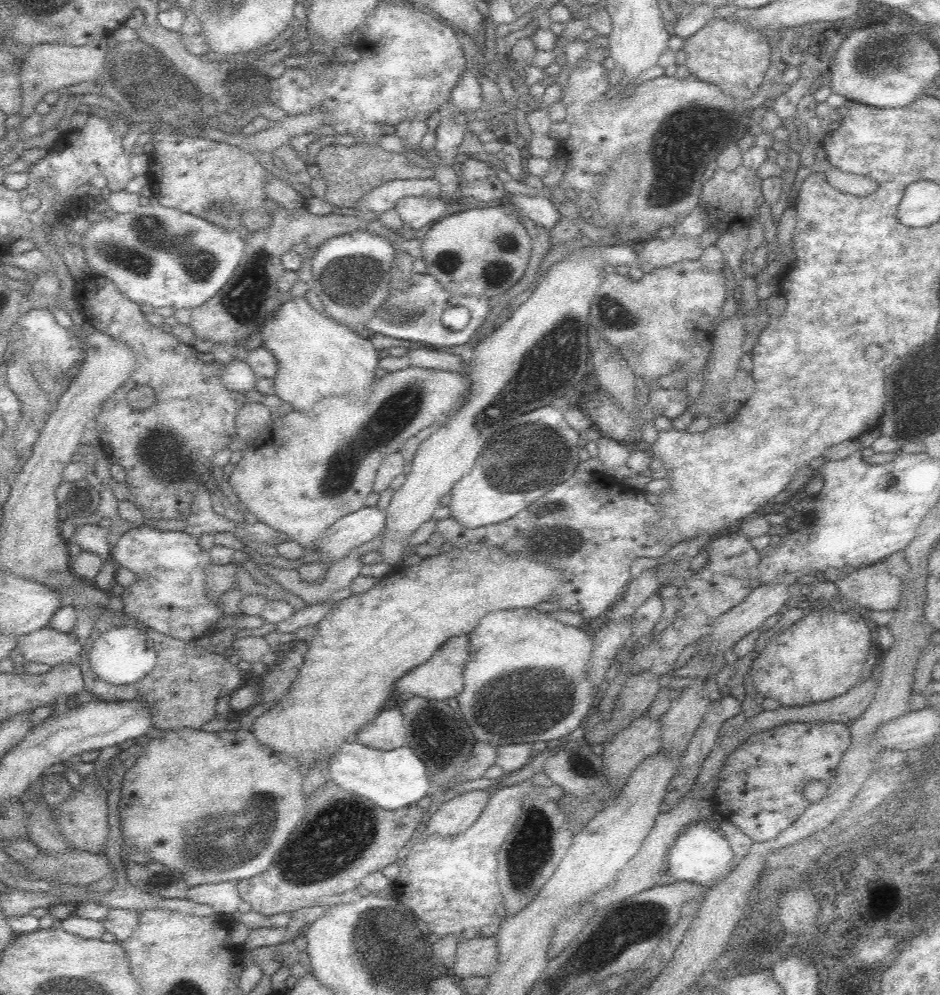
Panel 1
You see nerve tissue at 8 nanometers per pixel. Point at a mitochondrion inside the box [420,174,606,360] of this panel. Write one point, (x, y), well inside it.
(452, 261)

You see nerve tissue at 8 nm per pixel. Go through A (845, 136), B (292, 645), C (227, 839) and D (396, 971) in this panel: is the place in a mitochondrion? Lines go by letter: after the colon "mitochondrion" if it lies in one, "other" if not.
A: other
B: other
C: mitochondrion
D: mitochondrion

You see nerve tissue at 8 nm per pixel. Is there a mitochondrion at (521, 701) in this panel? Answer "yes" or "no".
yes

